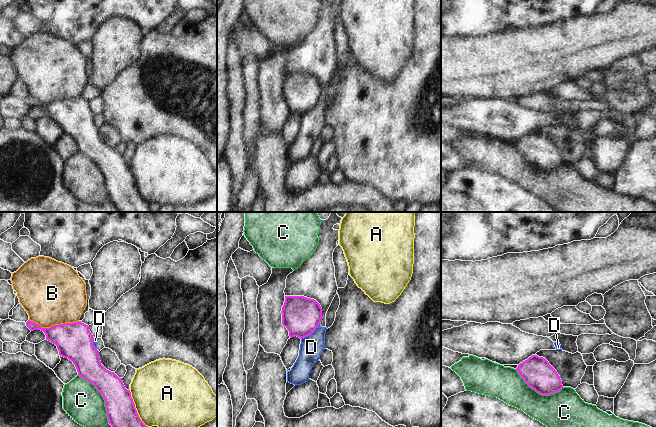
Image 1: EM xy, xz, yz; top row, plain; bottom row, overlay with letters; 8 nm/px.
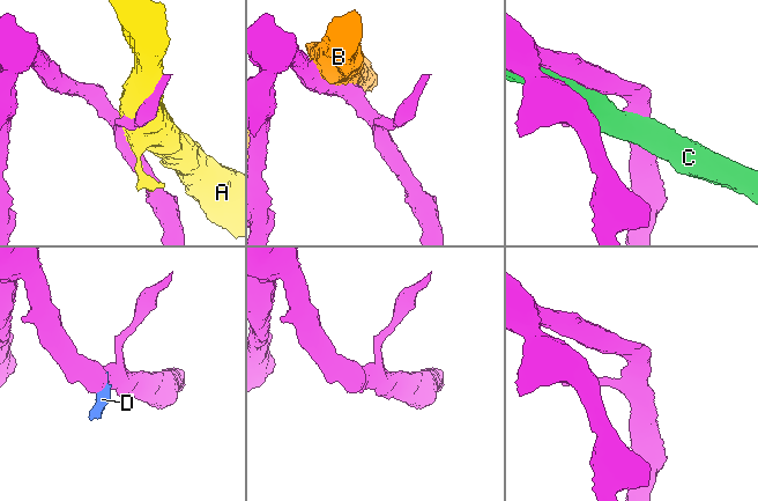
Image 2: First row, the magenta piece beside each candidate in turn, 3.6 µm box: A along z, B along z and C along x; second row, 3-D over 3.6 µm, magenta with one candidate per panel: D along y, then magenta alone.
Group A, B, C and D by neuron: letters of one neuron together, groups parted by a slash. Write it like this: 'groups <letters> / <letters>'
groups A / B / C / D

